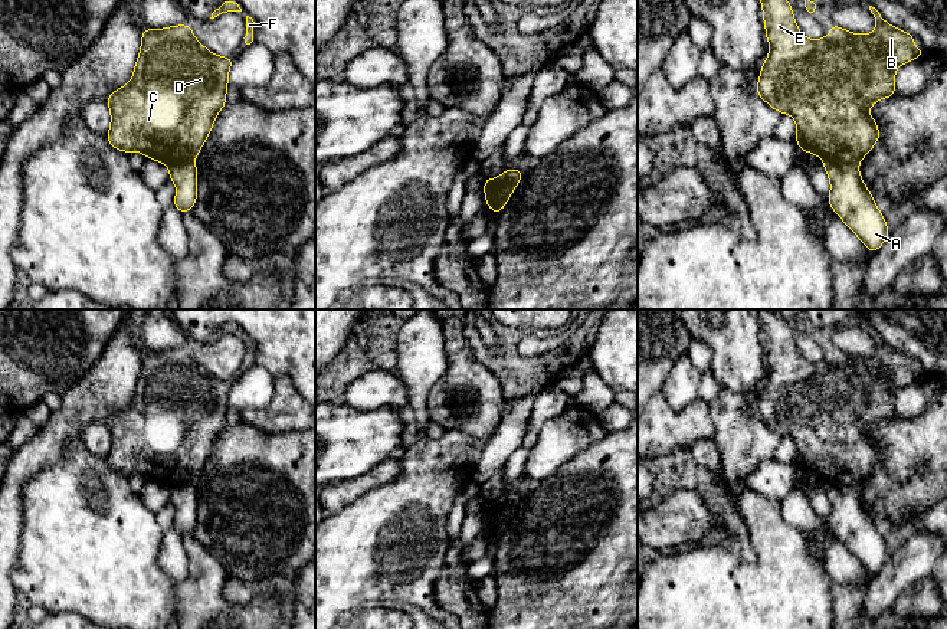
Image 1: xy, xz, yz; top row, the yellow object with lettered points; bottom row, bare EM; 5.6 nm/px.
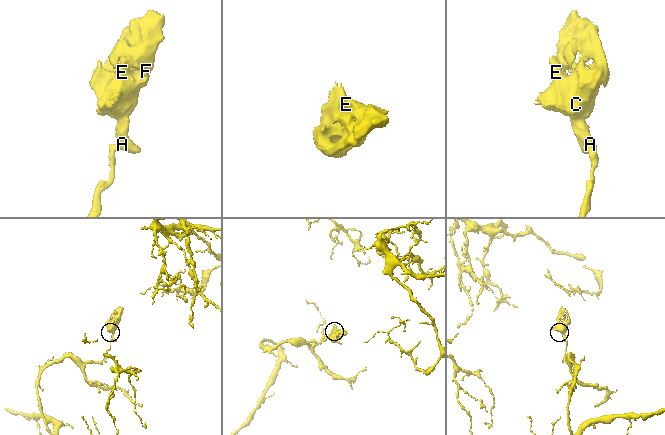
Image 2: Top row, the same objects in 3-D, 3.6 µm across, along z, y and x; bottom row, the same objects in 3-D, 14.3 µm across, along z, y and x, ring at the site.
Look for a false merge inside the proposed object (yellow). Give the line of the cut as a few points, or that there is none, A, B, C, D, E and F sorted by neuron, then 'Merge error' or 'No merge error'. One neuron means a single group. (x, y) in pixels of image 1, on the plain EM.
Split along yz (825, 481), (834, 485), (852, 485), (857, 488). Groups: A / B C D E F. Merge error

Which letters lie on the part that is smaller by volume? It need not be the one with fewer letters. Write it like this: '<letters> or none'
B, C, D, E, F

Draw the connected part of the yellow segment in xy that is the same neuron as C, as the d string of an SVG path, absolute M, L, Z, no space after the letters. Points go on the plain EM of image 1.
M187 347L144 351L131 403L107 422L111 432L109 468L125 475L140 474L168 489L194 484L226 427L232 386L233 380L209 374Z

